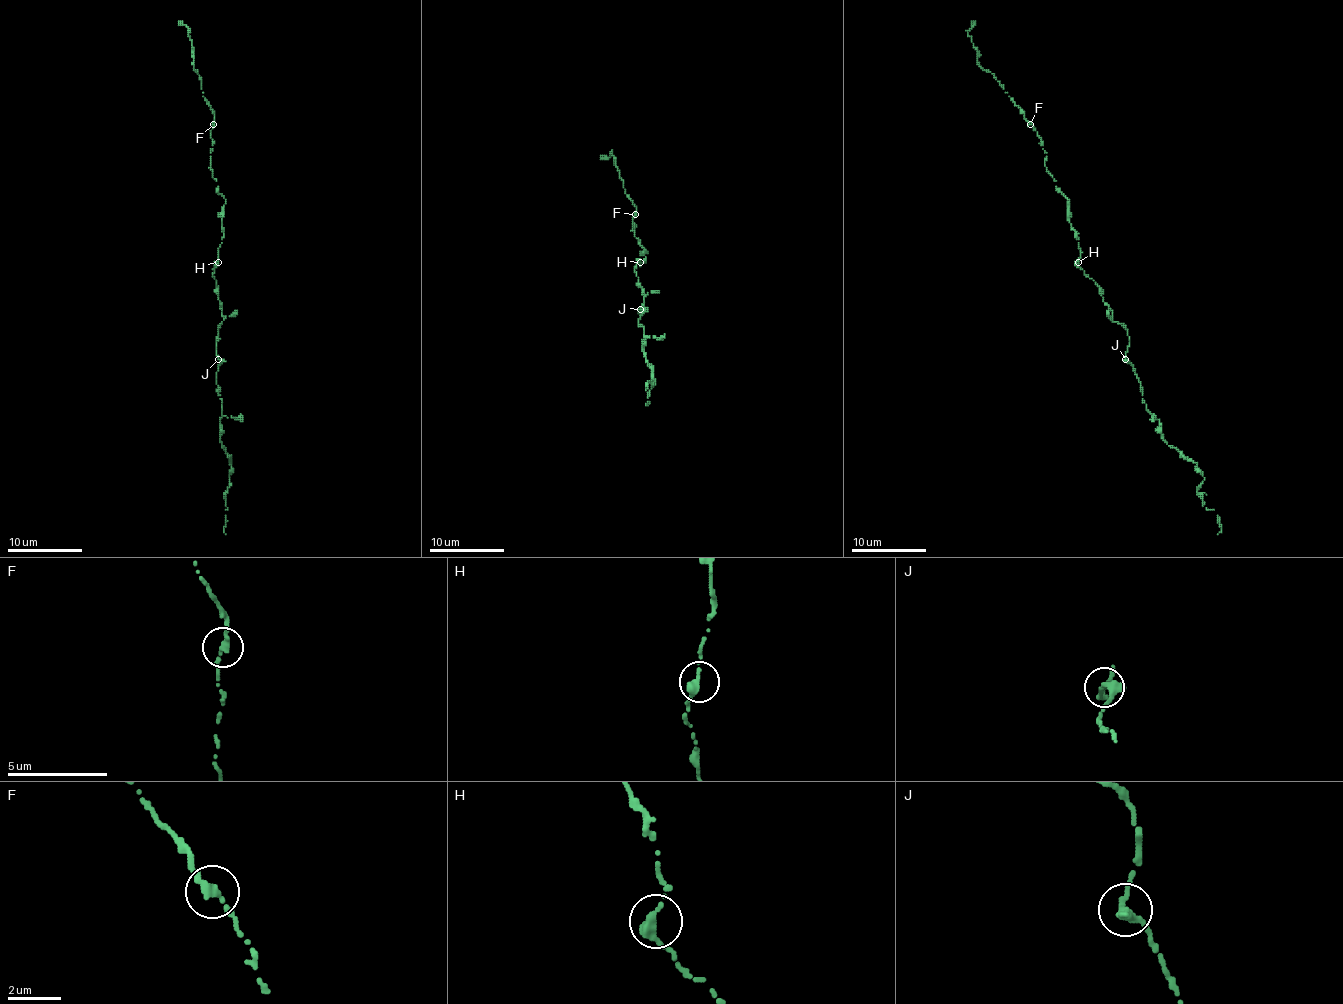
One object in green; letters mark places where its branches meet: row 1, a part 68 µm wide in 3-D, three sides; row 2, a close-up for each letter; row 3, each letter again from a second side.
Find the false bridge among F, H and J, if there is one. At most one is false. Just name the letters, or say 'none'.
none

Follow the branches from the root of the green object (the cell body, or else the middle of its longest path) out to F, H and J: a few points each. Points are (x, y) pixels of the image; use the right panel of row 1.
F: (1092, 278), (1078, 265), (1078, 237), (1069, 222), (1067, 200), (1047, 169), (1043, 141), (1030, 124)
H: (1092, 278), (1078, 262)
J: (1092, 278), (1112, 312), (1112, 320), (1127, 331), (1129, 346), (1125, 359)

